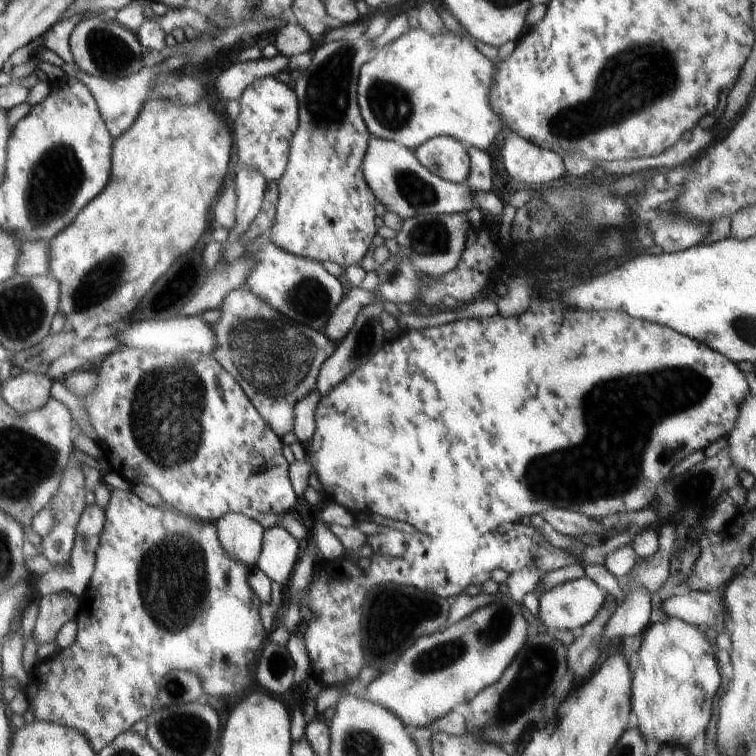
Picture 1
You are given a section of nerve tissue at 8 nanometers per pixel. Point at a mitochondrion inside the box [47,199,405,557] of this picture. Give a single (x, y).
(176, 438)

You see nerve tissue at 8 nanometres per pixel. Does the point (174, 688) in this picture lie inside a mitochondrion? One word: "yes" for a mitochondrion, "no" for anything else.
yes

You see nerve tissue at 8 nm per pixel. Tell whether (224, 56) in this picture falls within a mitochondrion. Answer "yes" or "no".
no

